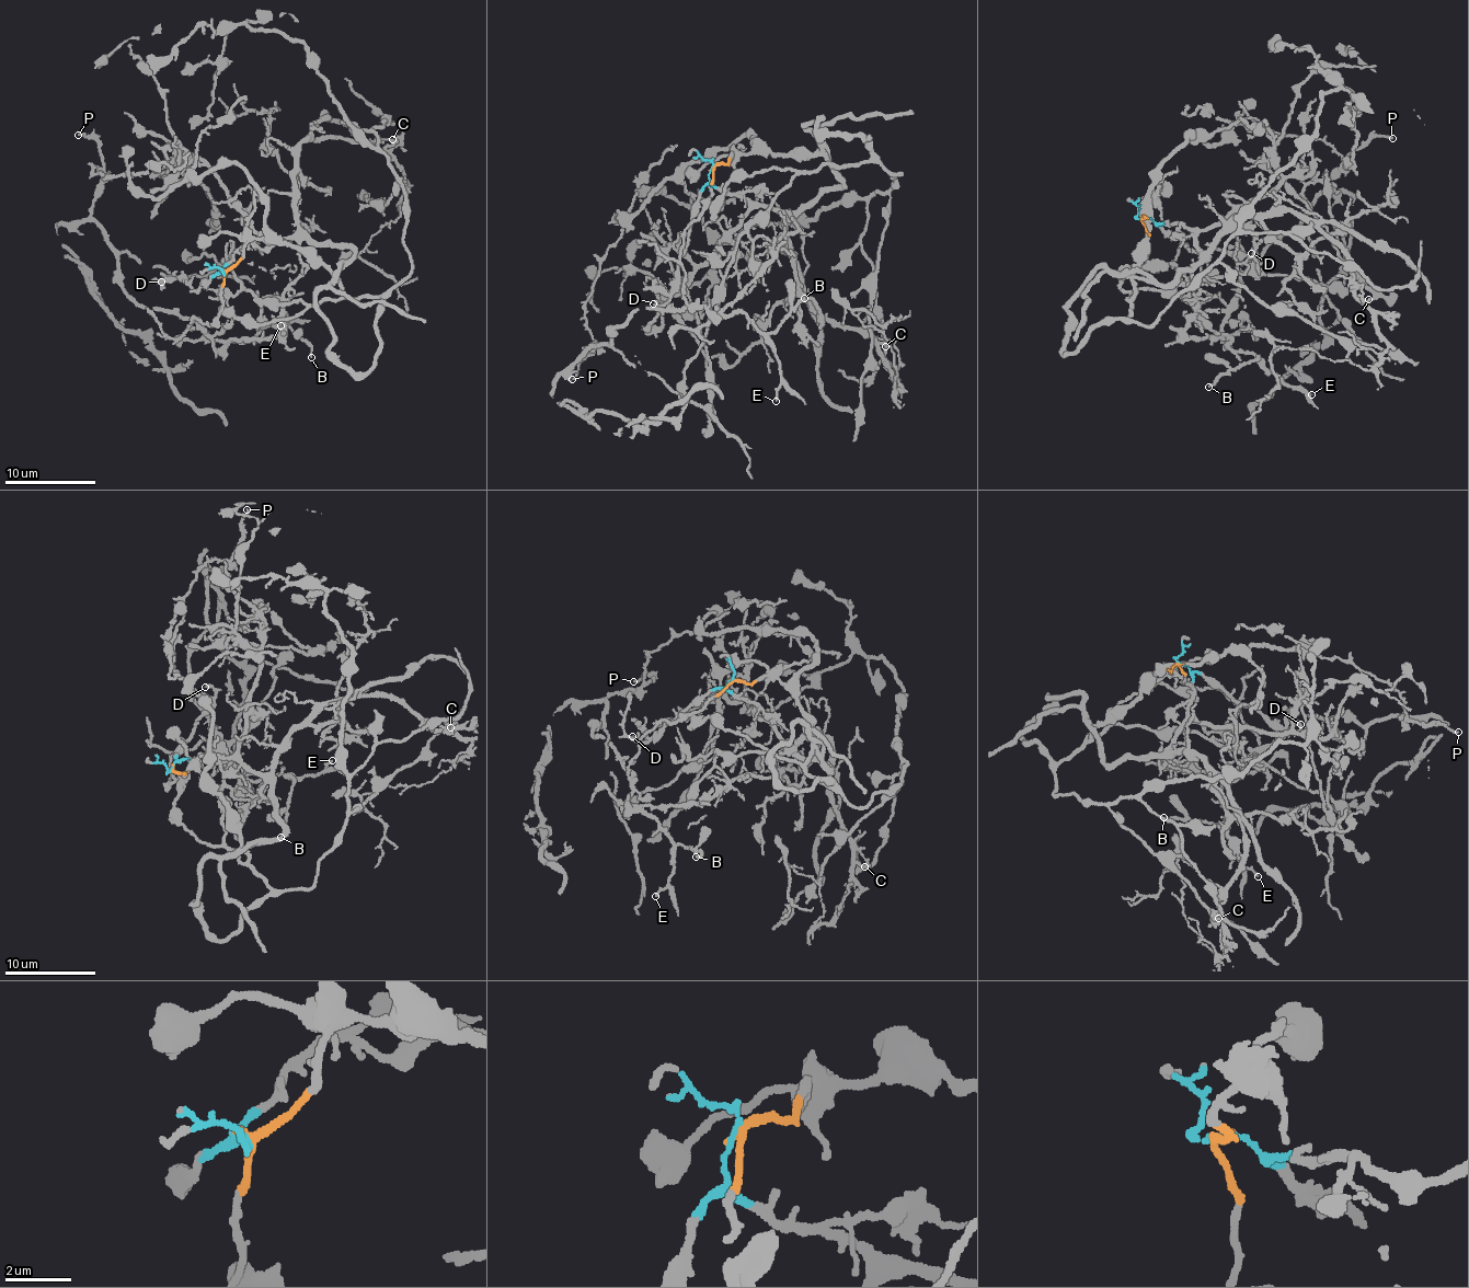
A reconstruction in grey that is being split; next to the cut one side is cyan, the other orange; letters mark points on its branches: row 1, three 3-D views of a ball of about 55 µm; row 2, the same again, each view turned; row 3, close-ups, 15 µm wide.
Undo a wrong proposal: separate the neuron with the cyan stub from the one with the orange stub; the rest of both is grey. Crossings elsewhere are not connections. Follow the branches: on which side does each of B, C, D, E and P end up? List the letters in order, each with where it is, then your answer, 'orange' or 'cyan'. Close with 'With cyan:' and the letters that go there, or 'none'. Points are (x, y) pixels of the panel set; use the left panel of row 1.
B: (311, 357) | orange
C: (392, 139) | cyan
D: (161, 282) | cyan
E: (280, 325) | orange
P: (78, 135) | orange
With cyan: C, D

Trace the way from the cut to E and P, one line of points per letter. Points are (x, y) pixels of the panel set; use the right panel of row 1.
E: (1145, 217), (1147, 267), (1173, 266), (1221, 300), (1227, 347), (1258, 357), (1269, 372), (1312, 394)
P: (1145, 217), (1147, 267), (1173, 266), (1226, 303), (1241, 265), (1297, 227), (1331, 172), (1373, 137), (1392, 137)

